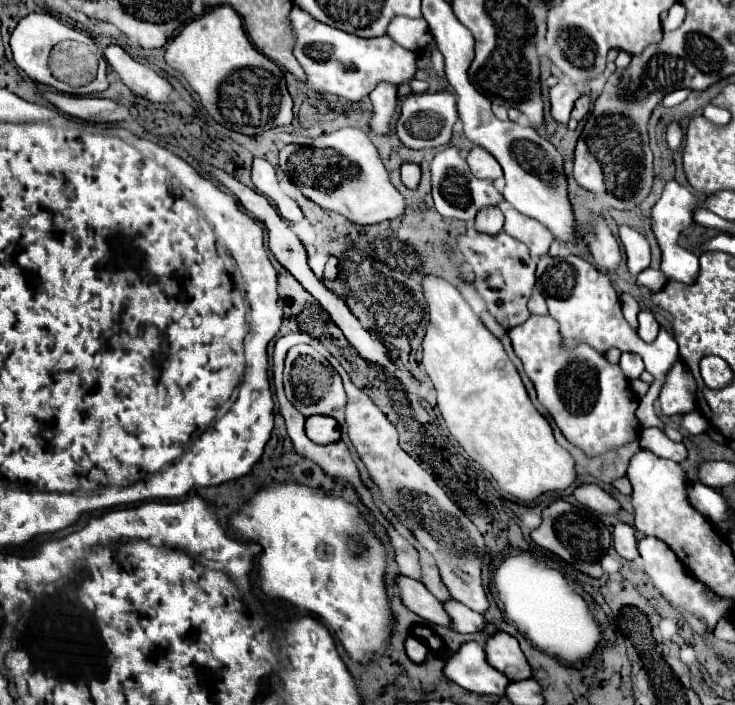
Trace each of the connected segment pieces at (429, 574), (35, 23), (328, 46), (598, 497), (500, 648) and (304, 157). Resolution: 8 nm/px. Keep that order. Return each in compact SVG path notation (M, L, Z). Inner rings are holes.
M419 546L417 552L419 552L421 568L423 568L423 584L427 586L427 590L429 590L435 598L439 598L441 602L451 600L451 594L449 594L447 586L441 582L441 576L439 576L439 570L437 570L437 566L435 566L433 556L431 556L423 546Z
M29 14L29 16L25 16L25 18L17 24L15 32L13 32L13 35L10 37L9 44L15 66L21 68L31 80L35 80L35 82L39 82L39 84L53 86L53 88L59 90L59 92L75 94L75 96L85 96L85 94L103 92L103 90L109 86L109 84L107 84L107 76L105 76L107 64L105 64L103 60L101 60L101 66L103 66L103 68L99 68L97 78L95 78L91 84L87 84L87 86L73 88L73 86L65 84L65 82L59 82L57 78L51 78L51 70L49 70L49 66L47 66L47 58L49 58L51 48L53 48L57 42L61 42L61 40L79 40L79 38L89 38L89 34L87 34L87 32L79 32L79 30L69 28L69 26L61 26L61 22L59 22L55 16L51 16L51 14ZM23 60L25 60L25 64L23 64Z
M293 8L289 14L289 26L295 36L293 54L305 70L305 88L315 94L335 94L351 102L359 102L379 82L401 84L415 74L417 54L401 48L389 36L381 38L359 38L343 30L331 28L313 20L301 8Z
M583 484L583 486L575 488L573 494L583 506L587 506L589 510L593 510L599 516L617 516L621 512L619 502L595 484Z
M497 632L493 638L487 640L485 652L487 652L487 662L495 670L505 674L511 682L531 678L531 666L527 664L519 648L519 642L513 636L505 632Z
M341 128L311 138L309 144L287 144L279 152L279 168L291 178L303 196L321 208L339 212L353 224L377 224L403 214L405 202L389 182L377 148L363 130Z

